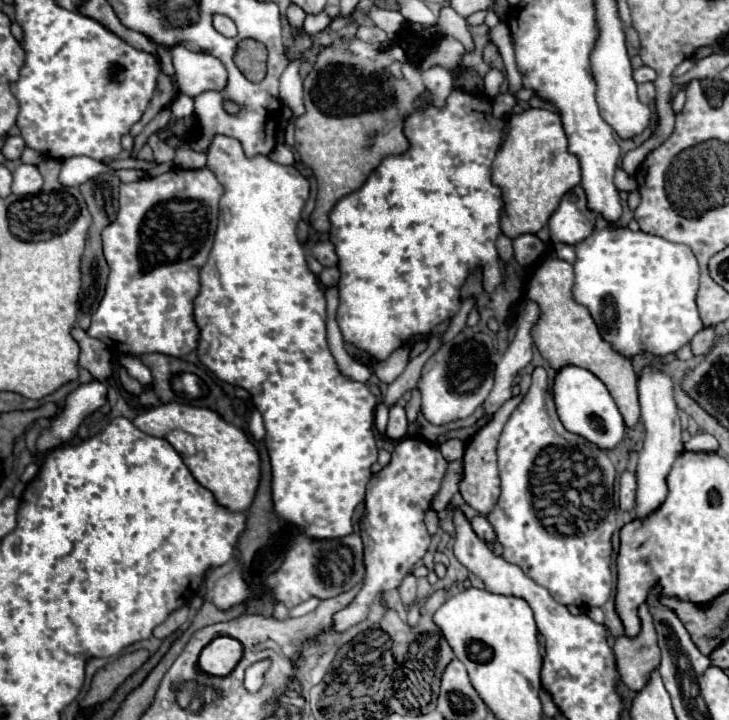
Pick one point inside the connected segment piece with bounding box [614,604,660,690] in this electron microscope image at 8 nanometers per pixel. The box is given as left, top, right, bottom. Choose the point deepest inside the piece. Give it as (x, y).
(635, 657)

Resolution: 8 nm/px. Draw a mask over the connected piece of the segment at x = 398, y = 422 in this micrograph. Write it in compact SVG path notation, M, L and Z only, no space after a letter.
M394 404L390 408L390 418L388 418L388 428L386 428L386 436L392 440L400 440L408 434L408 420L406 420L406 412L400 404Z

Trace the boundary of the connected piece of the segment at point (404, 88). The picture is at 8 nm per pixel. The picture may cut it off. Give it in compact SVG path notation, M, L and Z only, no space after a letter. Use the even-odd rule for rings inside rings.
M390 12L390 28L386 28L388 38L384 42L366 44L360 38L342 38L340 46L330 44L328 48L322 48L322 52L316 56L312 72L304 78L306 114L296 120L296 148L304 164L312 168L318 184L316 208L310 216L310 224L318 232L330 230L328 214L332 206L346 194L358 190L384 156L402 154L408 150L408 140L402 132L402 120L412 110L416 110L418 104L424 104L422 100L418 100L418 96L424 92L424 84L420 68L408 62L404 50L400 48L400 32L404 30L404 24L406 20L402 18L400 12ZM392 62L402 64L402 78L396 78L388 72L388 66Z

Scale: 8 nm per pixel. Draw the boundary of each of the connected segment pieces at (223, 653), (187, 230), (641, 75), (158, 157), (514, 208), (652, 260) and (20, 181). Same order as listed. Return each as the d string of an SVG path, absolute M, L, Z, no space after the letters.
M218 636L200 652L198 668L210 676L228 676L238 664L242 652L244 648L236 638Z
M174 168L164 176L140 178L130 184L120 184L120 208L118 216L102 232L104 258L110 268L108 284L100 308L92 316L88 334L102 340L108 348L120 354L152 354L186 356L194 350L198 340L198 328L192 320L192 300L200 290L198 274L206 264L214 232L218 224L218 202L224 194L224 186L216 180L216 174L208 168L184 170Z
M642 66L642 68L634 70L634 82L636 82L636 84L654 82L654 78L656 78L656 72L654 72L652 68L648 68L648 66Z
M156 134L148 138L148 146L154 150L154 162L156 164L170 164L174 160L174 150L168 148Z
M526 108L522 114L512 114L506 120L506 138L492 164L492 182L502 190L504 236L514 240L522 234L538 234L548 224L562 196L580 184L580 164L568 152L558 112Z
M602 228L592 232L592 236L588 236L576 246L574 274L576 302L590 310L602 338L626 356L642 352L650 352L654 356L672 354L684 344L688 344L694 338L694 334L704 328L696 308L700 268L694 252L684 244L668 242L664 238L650 236L644 232L632 232L630 228Z
M20 164L14 172L14 182L12 182L12 192L18 196L30 196L40 192L44 184L44 178L40 170L32 164Z

